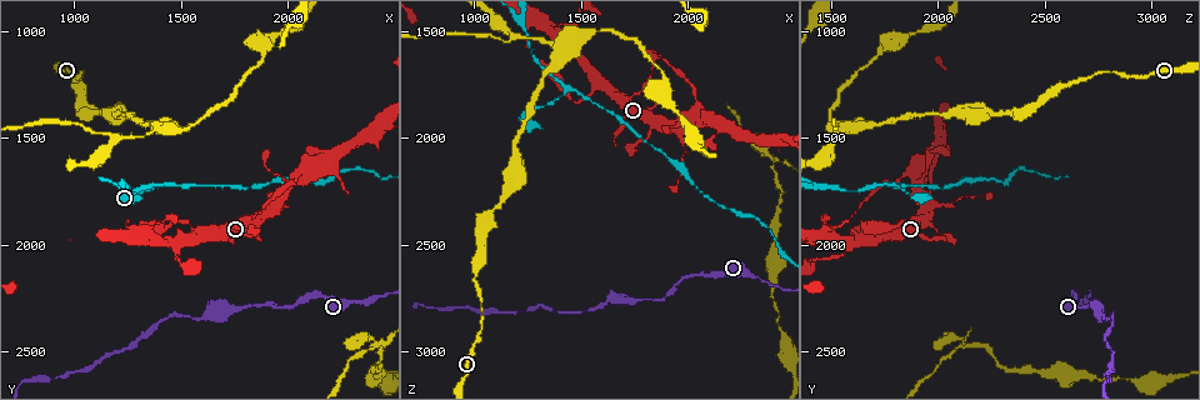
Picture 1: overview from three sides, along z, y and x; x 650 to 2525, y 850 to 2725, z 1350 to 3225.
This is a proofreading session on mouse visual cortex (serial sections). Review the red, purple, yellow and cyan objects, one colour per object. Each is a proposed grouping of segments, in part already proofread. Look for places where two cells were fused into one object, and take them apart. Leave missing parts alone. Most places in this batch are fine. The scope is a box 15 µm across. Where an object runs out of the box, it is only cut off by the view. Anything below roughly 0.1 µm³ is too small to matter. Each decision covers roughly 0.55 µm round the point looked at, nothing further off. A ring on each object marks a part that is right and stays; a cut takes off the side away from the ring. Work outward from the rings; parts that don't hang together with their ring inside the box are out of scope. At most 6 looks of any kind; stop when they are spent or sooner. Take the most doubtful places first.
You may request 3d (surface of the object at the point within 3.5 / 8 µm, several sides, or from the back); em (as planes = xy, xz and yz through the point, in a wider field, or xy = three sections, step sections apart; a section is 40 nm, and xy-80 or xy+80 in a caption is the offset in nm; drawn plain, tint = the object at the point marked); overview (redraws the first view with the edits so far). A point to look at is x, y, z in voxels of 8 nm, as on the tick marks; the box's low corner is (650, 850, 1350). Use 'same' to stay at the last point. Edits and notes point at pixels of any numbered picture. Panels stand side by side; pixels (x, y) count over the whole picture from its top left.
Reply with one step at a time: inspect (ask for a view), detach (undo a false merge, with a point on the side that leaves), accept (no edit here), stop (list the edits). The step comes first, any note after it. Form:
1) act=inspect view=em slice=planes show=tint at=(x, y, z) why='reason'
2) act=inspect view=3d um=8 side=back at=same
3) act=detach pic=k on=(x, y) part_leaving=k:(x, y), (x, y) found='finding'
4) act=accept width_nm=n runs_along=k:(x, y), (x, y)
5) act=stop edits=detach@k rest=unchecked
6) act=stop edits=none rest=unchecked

act=inspect view=3d um=3.5 at=(1420, 1710, 1790) why='abrupt turn'

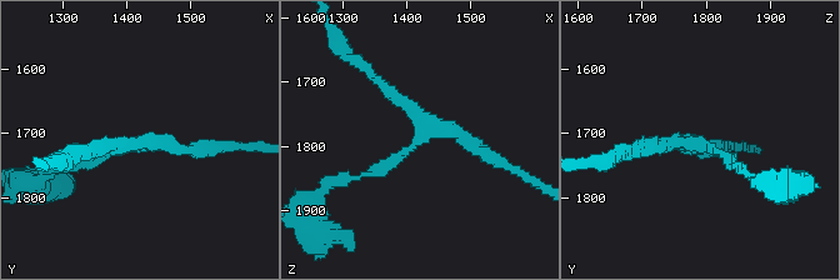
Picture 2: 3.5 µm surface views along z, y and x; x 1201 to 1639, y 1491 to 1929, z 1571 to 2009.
act=inspect view=em slice=xy step=3 show=plain at=(1425, 1715, 1780) arms=3 arm_widths_nm=150,150,200

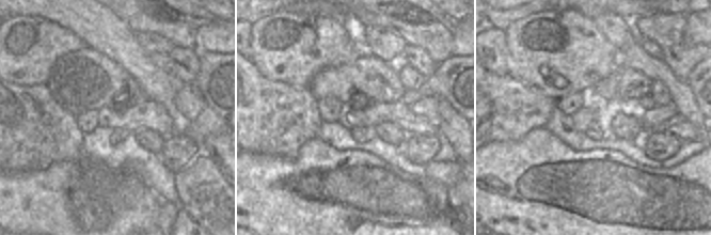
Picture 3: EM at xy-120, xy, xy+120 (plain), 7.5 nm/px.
act=inspect view=em slice=xy step=3 show=tint at=same

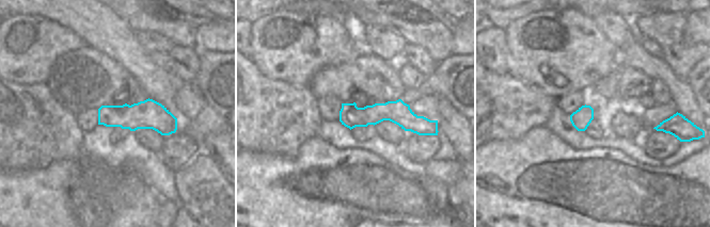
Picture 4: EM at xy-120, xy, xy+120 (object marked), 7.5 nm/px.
act=accept runs_along=2:(79, 168), (140, 144), (216, 148) found='all the same cell'

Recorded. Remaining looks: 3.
act=inspect view=3d um=8 at=(1020, 1180, 2790) why='a narrow waist'

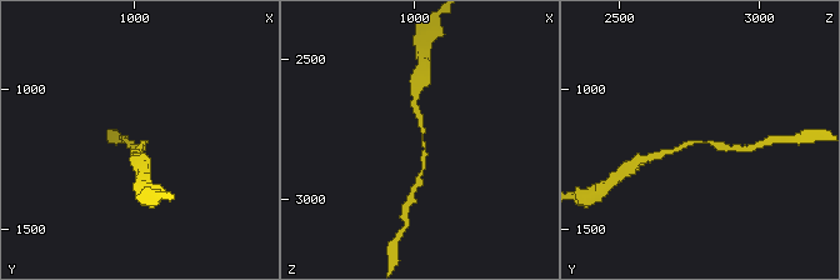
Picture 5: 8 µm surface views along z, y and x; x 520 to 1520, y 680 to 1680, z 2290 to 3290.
act=inspect view=3d um=3.5 at=(1030, 1200, 2790) why='closer look'

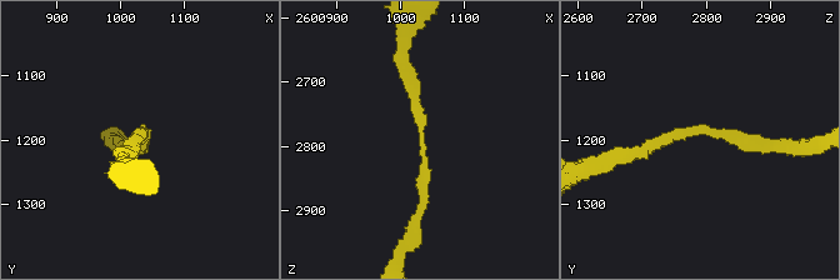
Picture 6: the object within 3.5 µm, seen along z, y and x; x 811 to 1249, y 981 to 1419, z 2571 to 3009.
act=inspect view=em slice=xy step=1 show=tint at=(1035, 1190, 2790) arm_widths_nm=150,200 why='need the tissue'

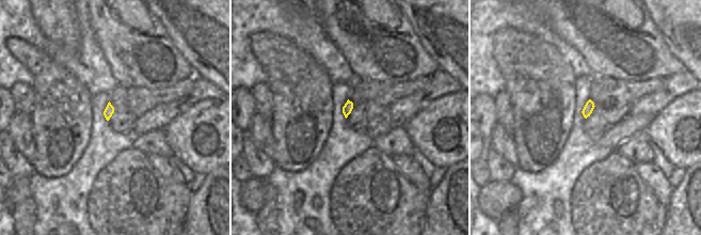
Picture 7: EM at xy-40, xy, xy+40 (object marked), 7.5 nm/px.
act=accept runs_along=6:(416, 218), (424, 154), (405, 68) found='one cell here'

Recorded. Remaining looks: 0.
act=stop edits=none rest=unchecked

